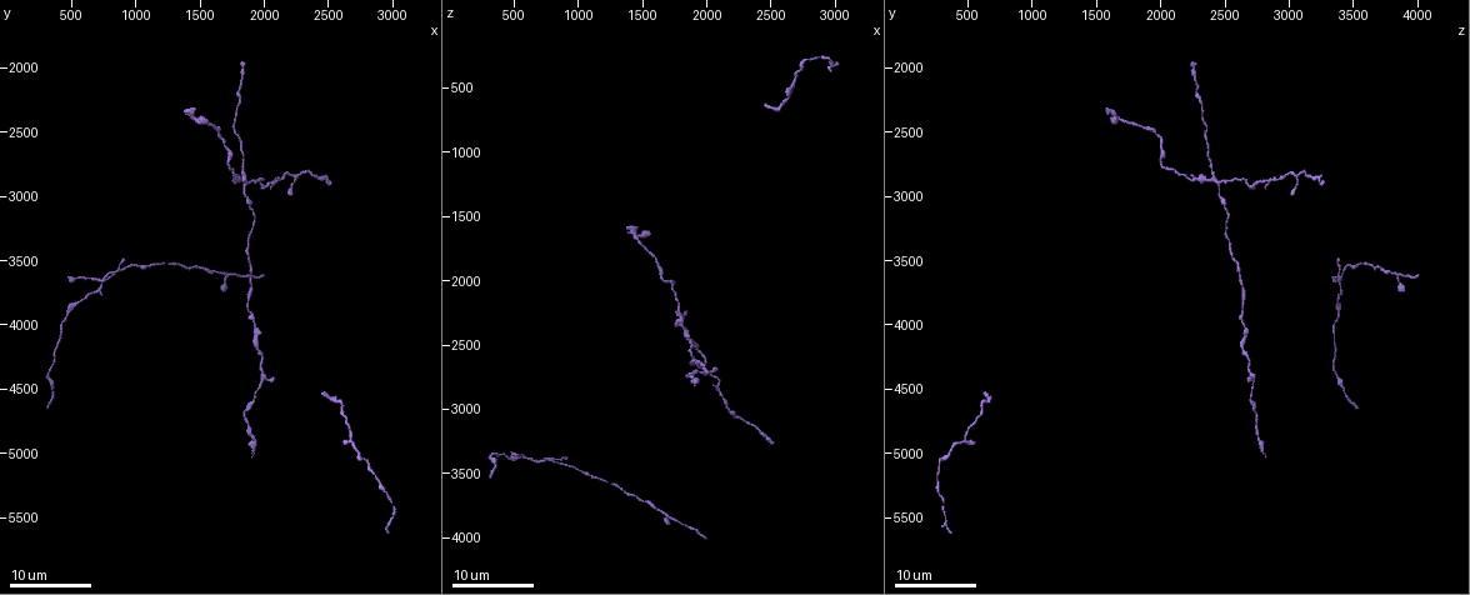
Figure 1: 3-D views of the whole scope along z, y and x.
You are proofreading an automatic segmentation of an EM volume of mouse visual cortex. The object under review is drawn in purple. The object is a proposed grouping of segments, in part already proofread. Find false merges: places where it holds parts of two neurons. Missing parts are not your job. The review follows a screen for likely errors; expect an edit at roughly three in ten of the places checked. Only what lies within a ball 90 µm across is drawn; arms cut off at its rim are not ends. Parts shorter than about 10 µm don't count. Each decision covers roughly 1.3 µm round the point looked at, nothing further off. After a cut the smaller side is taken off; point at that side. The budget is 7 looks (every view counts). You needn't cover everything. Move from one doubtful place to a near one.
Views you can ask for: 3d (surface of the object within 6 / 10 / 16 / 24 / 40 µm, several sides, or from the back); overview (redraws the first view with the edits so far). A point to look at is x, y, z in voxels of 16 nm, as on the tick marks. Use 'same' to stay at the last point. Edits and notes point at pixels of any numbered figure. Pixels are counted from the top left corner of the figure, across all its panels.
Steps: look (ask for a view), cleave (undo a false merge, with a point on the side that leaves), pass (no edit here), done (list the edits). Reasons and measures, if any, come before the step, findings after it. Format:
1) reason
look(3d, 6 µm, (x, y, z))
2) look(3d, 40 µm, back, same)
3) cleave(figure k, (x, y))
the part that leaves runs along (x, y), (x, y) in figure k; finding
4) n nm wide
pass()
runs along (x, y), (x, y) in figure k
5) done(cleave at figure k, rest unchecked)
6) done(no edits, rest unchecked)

side arm on a straight run
look(3d, 16 µm, (800, 3640, 3420))

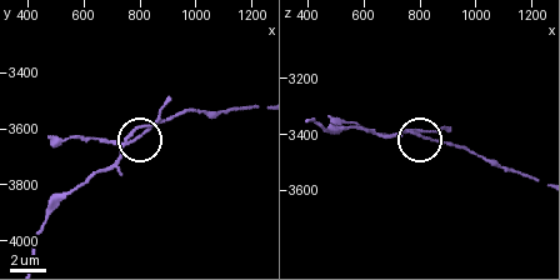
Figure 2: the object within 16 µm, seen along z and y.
closer look
look(3d, 6 µm, (800, 3620, 3410))

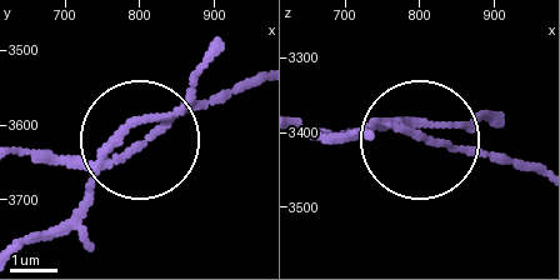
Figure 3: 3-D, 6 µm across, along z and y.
3 arms
cleave(figure 3, (151, 114))
the part that leaves runs along (95, 169), (83, 200), (23, 240) in figure 3; a second neuron is stuck on

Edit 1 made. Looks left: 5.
look(3d, 16 µm, (1860, 2880, 2440))

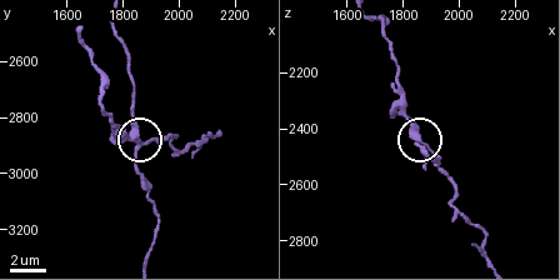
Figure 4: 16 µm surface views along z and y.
zoom in
look(3d, 10 µm, (1860, 2880, 2450))

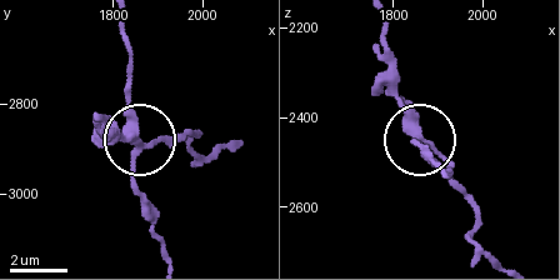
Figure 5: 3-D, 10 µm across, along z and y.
230 nm wide
cleave(figure 5, (126, 98))
the part that leaves runs along (133, 138), (133, 185), (164, 256) in figure 5; two neurons meet here

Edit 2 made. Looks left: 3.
narrows sharply
look(3d, 16 µm, (2220, 2920, 3060))

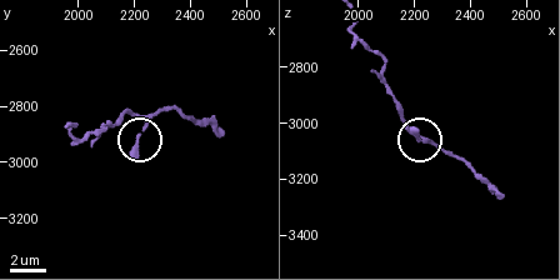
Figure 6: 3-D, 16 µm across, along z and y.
closer look
look(3d, 6 µm, (2220, 2900, 3070))

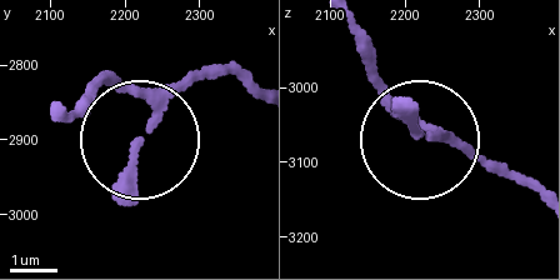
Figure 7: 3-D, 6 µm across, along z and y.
3 arms
pass()
runs along (350, 23), (425, 143), (461, 143), (529, 179) in figure 7; continuous, no second neuron

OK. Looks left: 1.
done(cleave at figure 3, cleave at figure 5, rest unchecked)

